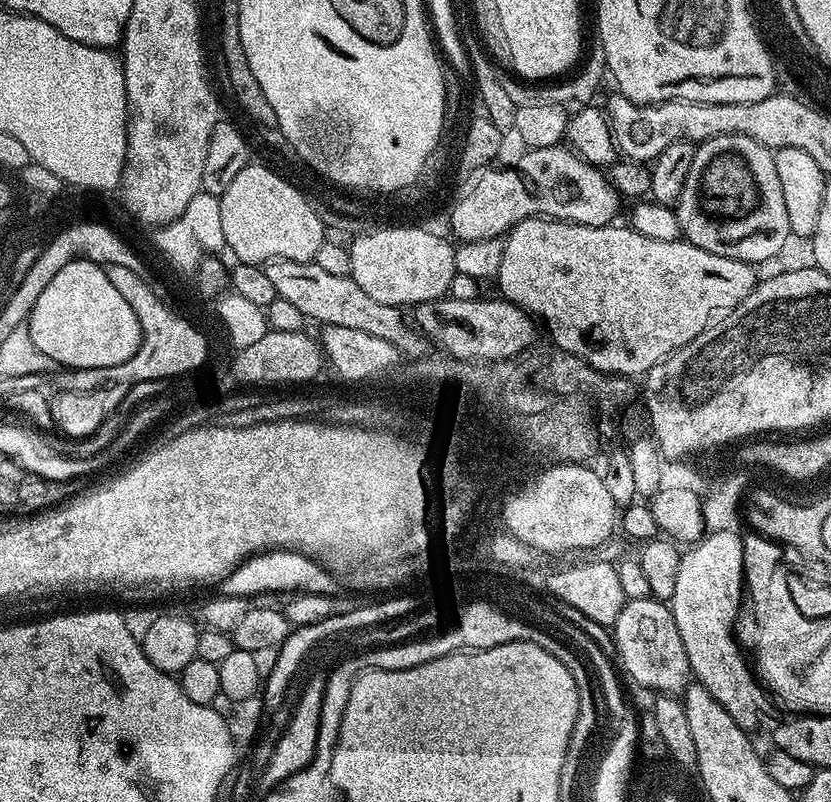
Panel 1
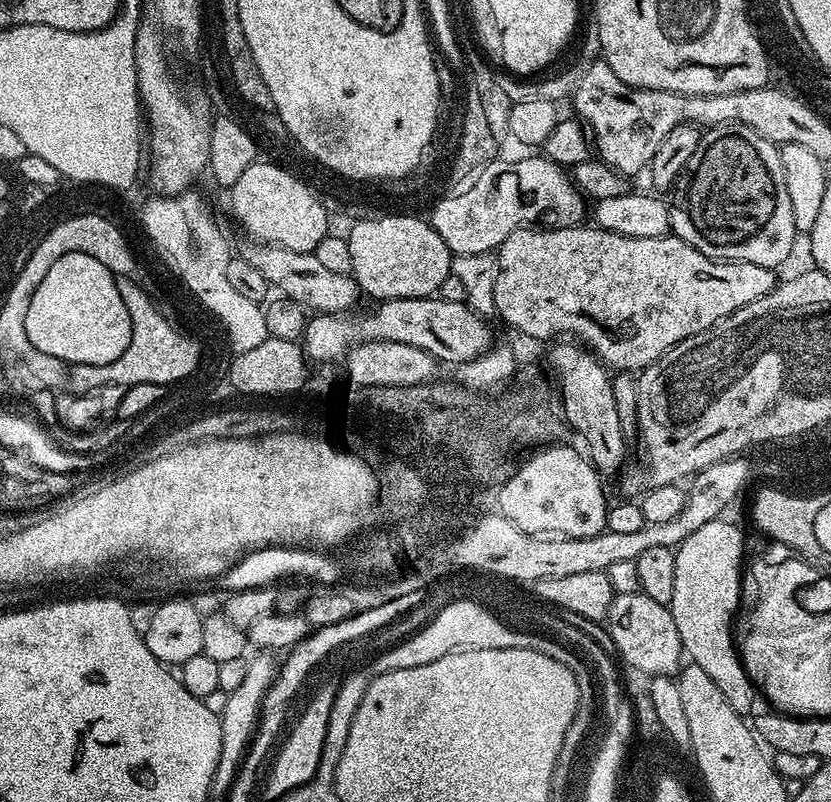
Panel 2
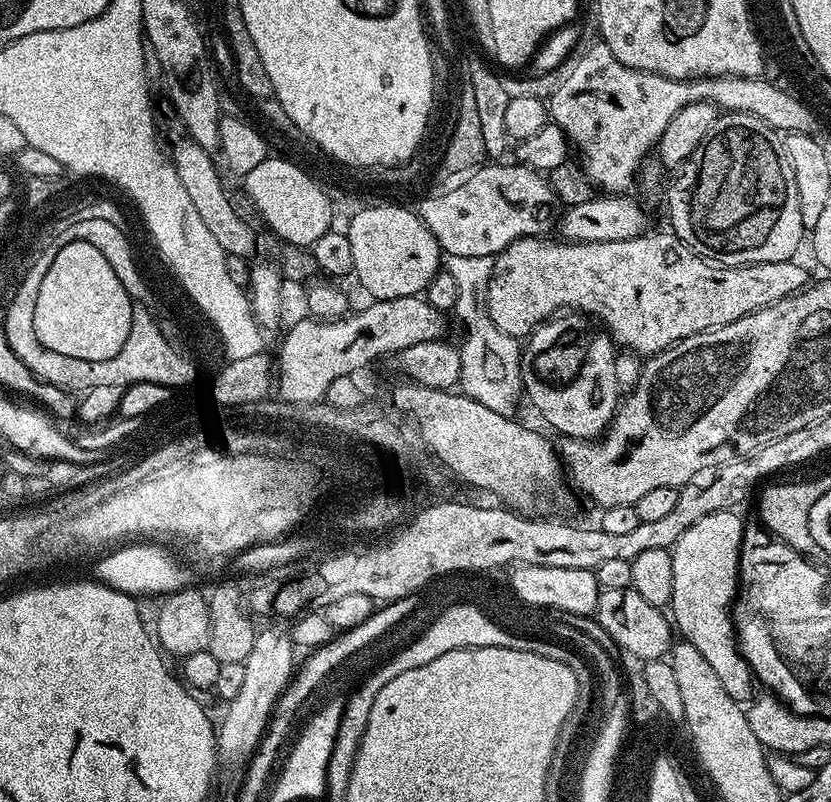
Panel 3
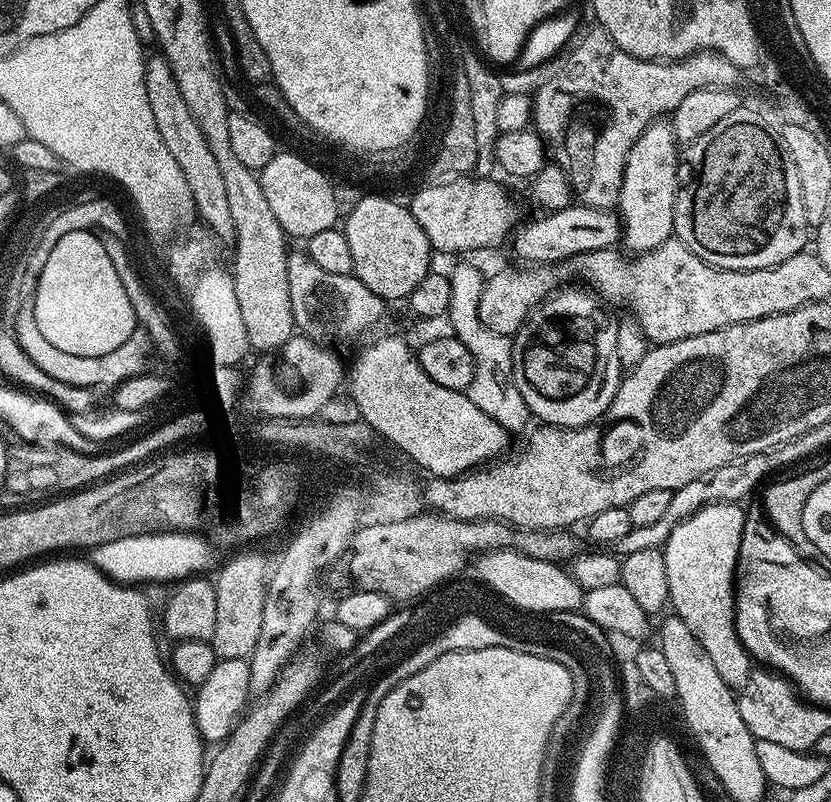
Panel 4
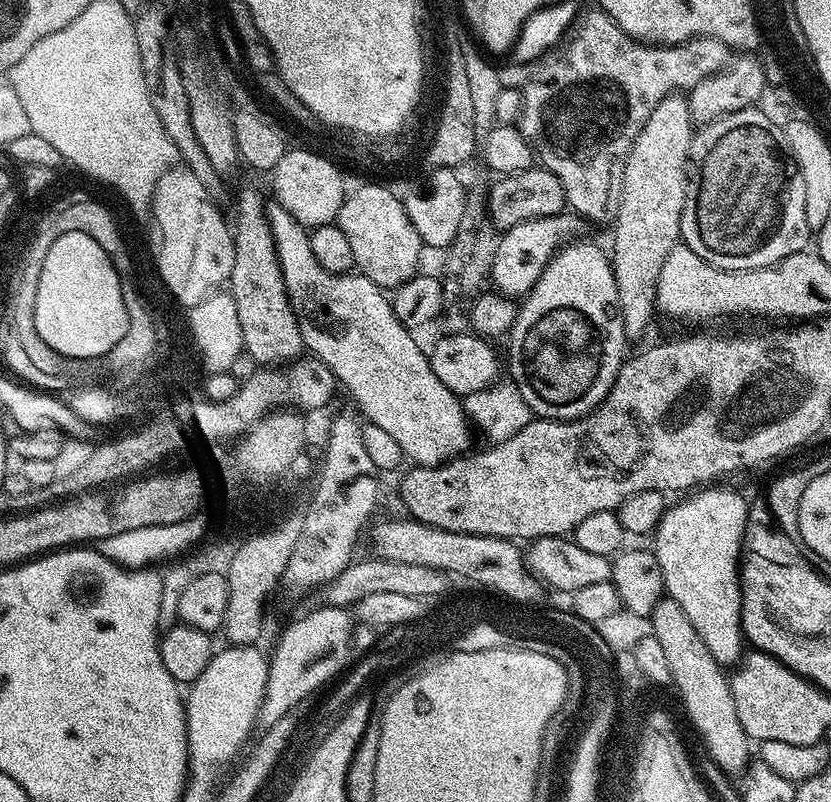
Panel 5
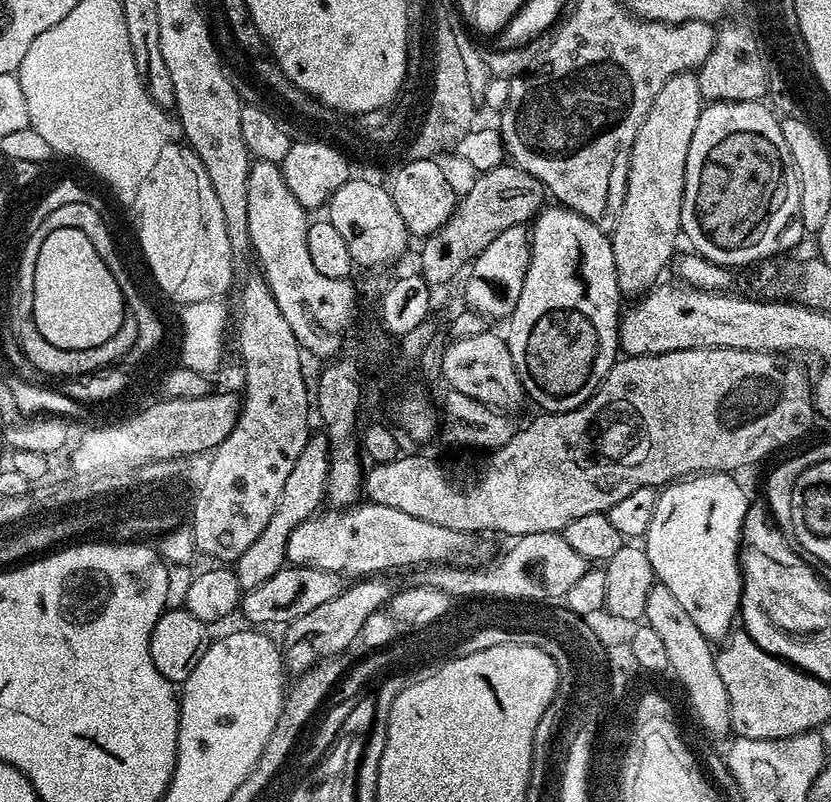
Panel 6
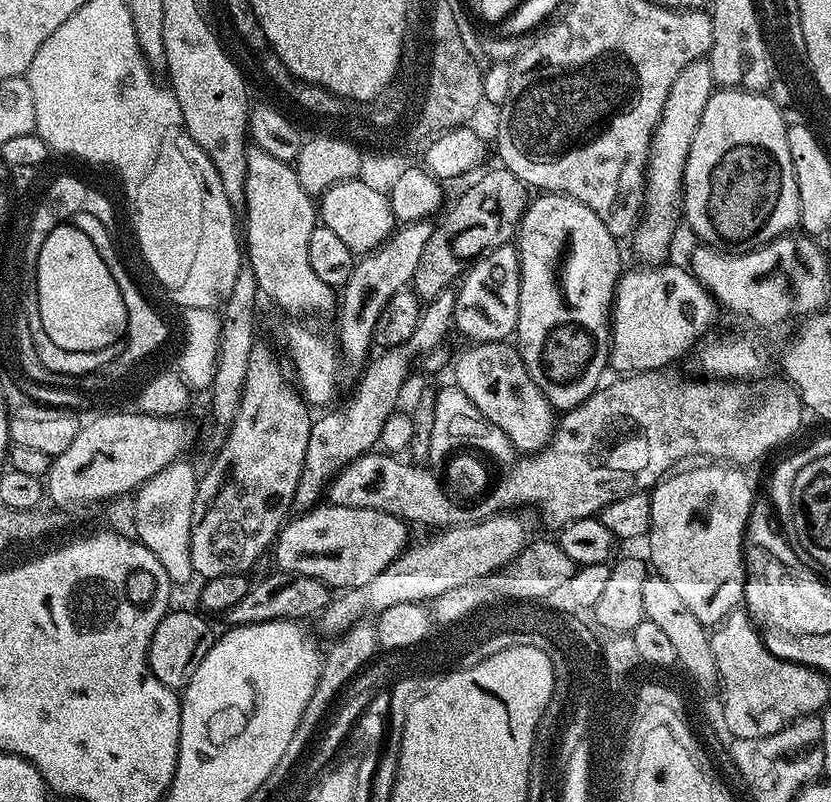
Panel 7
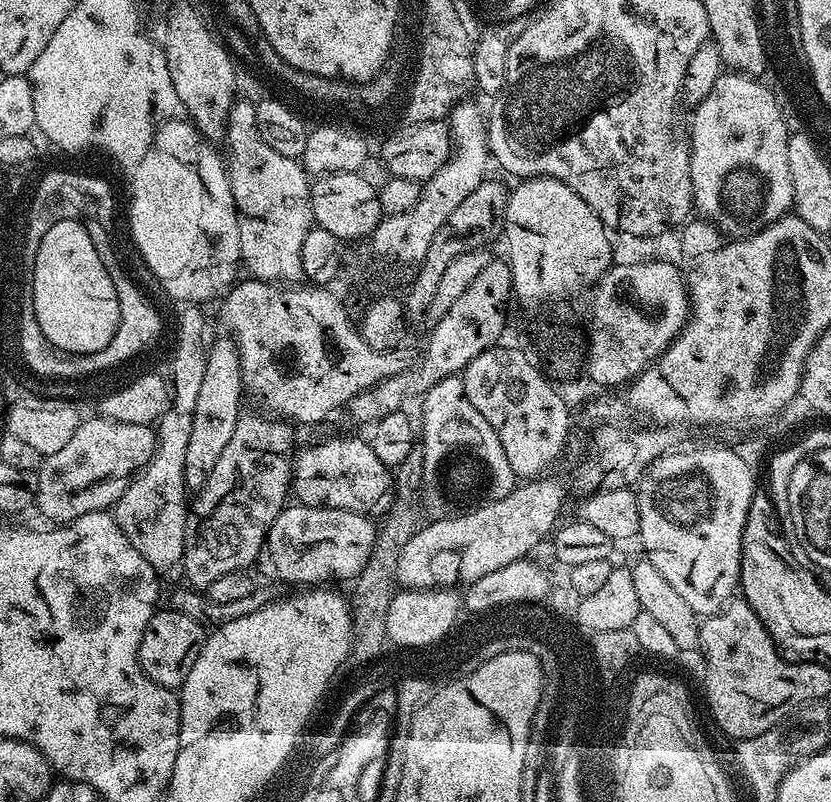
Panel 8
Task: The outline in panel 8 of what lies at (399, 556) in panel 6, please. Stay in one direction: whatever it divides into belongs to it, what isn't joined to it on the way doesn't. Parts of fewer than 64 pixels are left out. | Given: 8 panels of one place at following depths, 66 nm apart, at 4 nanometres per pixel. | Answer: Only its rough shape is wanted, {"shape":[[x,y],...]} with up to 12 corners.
{"shape":[[296,502],[258,568],[280,584],[352,582],[374,550],[371,516]]}

